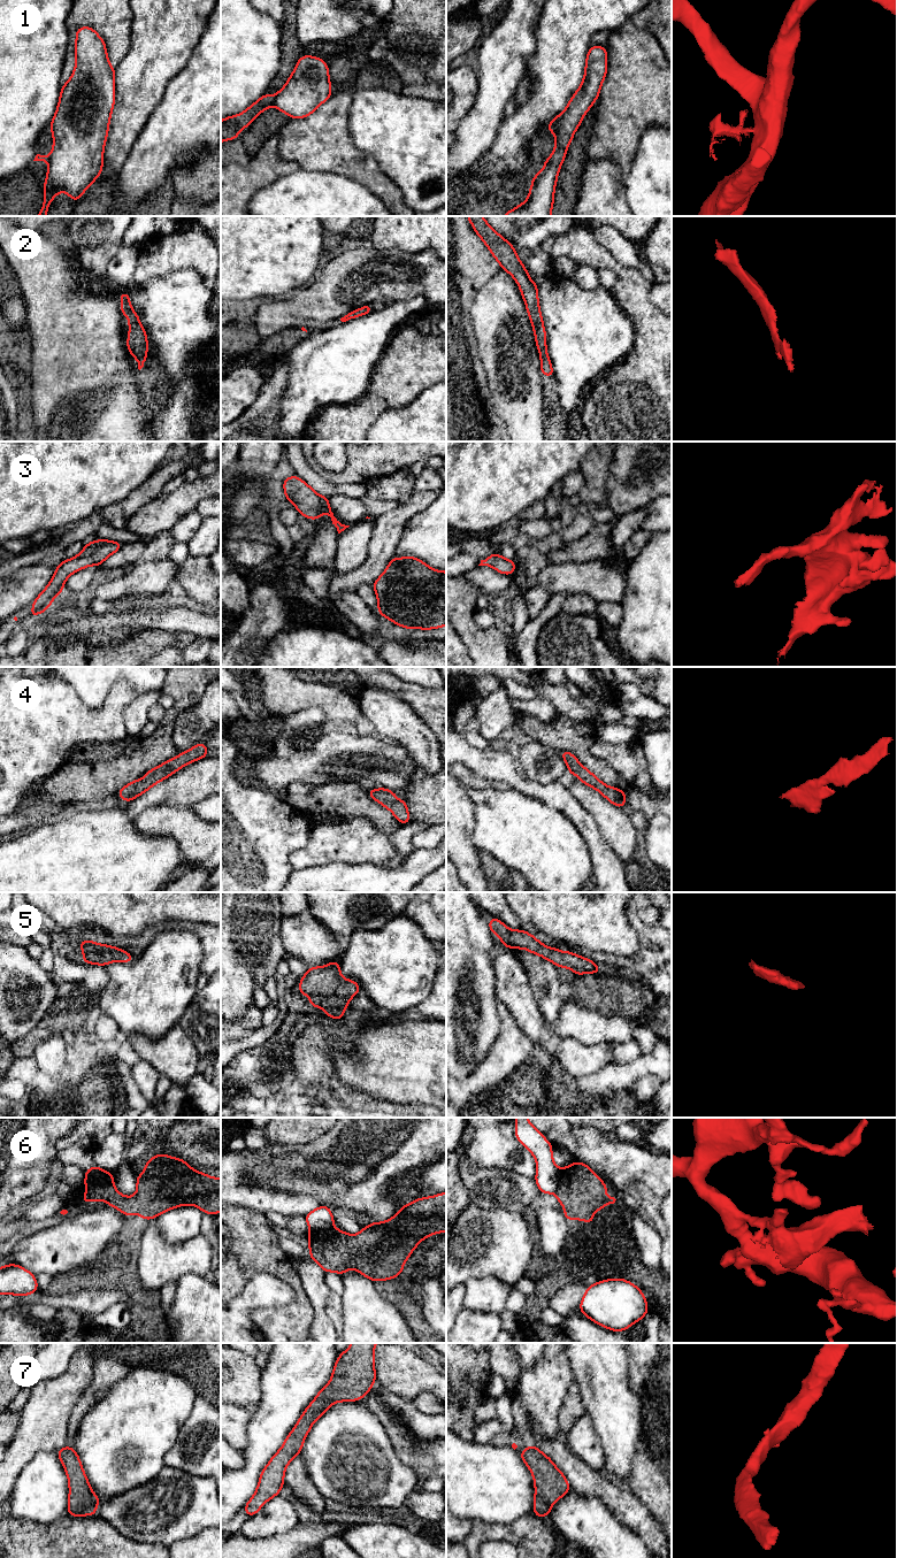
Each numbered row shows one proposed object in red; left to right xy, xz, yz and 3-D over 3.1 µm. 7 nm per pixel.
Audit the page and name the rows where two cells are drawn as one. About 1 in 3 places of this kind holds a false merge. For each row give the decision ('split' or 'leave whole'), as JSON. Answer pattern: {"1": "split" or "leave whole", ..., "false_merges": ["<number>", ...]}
{"1": "split", "2": "leave whole", "3": "leave whole", "4": "leave whole", "5": "leave whole", "6": "split", "7": "leave whole", "false_merges": ["1", "6"]}

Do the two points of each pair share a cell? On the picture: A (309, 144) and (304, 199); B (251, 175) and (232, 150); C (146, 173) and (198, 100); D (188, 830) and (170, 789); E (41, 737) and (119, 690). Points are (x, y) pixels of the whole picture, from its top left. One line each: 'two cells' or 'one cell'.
A: two cells
B: two cells
C: one cell
D: two cells
E: one cell

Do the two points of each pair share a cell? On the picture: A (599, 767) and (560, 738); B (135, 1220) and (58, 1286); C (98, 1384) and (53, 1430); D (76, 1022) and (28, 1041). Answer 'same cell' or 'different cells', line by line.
A: same cell
B: same cell
C: different cells
D: same cell

